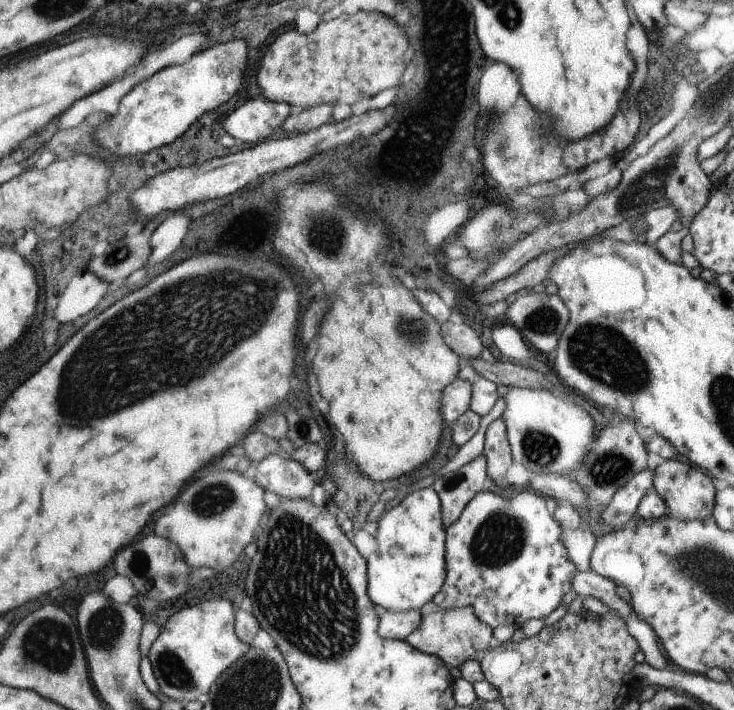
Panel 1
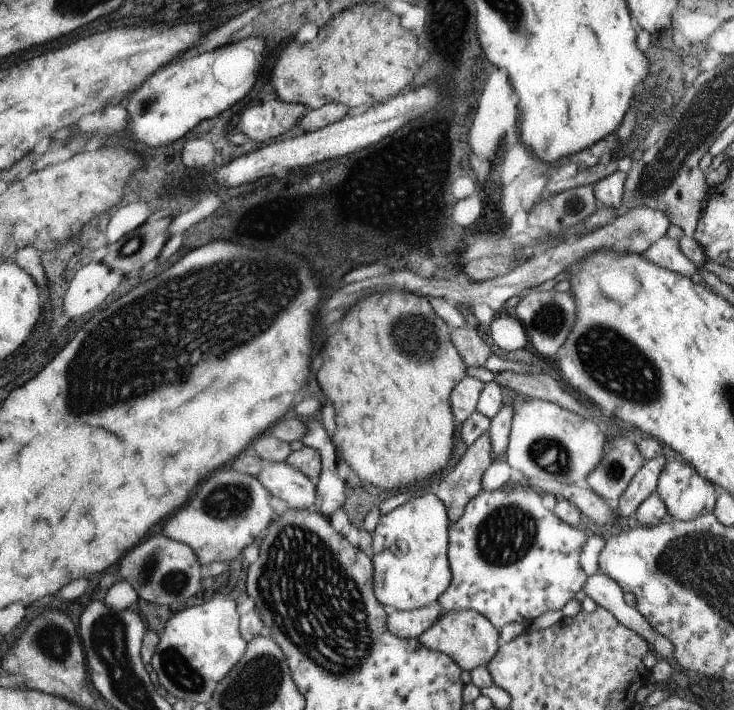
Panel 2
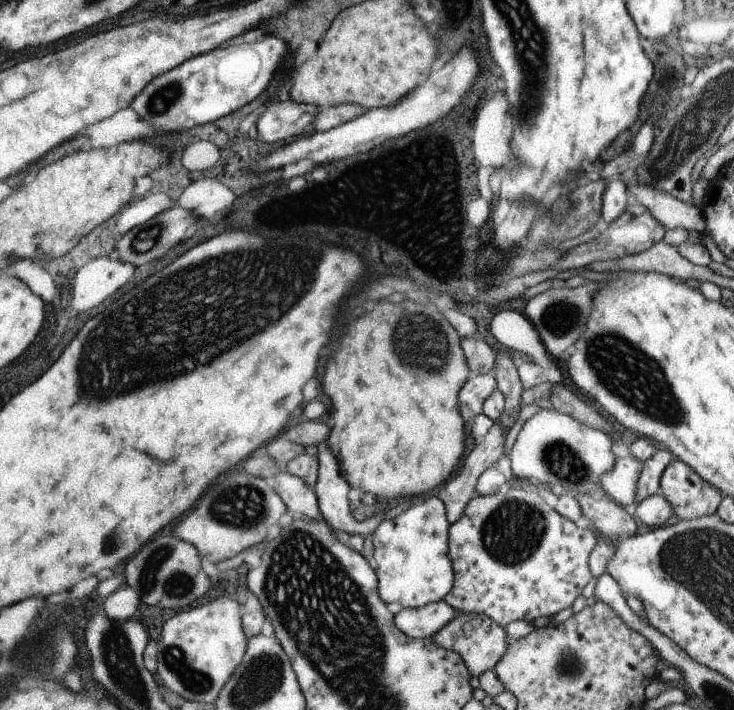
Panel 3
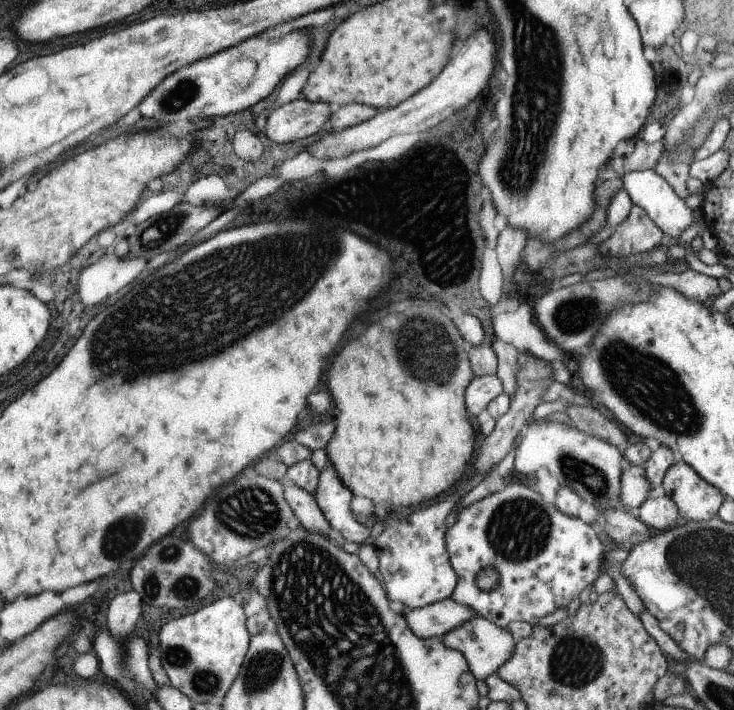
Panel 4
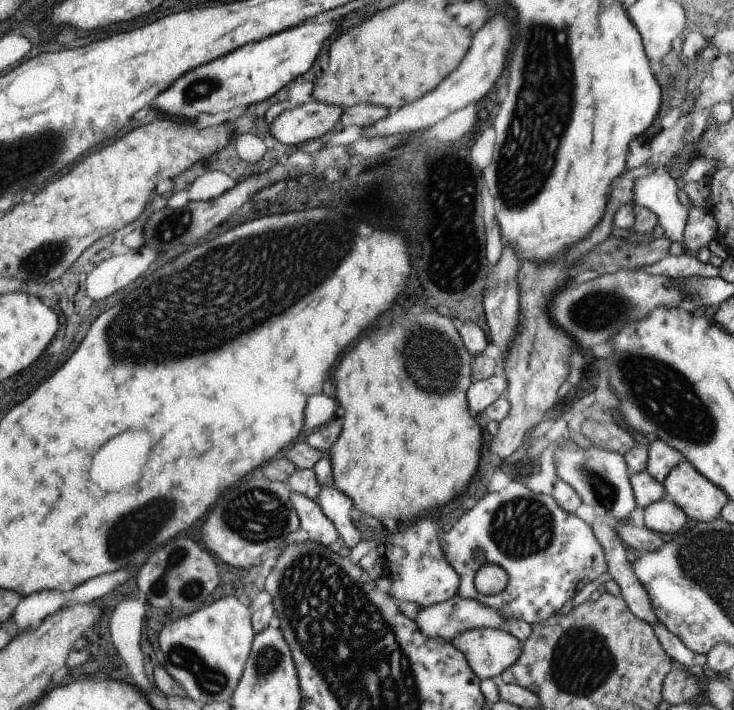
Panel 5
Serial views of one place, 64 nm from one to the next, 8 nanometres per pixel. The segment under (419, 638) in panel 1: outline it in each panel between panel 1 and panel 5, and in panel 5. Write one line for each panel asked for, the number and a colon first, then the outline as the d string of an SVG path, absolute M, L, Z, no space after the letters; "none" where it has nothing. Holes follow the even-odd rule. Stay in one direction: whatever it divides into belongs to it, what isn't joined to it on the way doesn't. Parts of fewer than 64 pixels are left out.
2: M451 610L451 612L443 612L435 622L431 622L431 626L427 630L423 630L415 640L433 652L441 652L445 656L449 656L461 670L471 672L473 668L481 668L485 666L493 654L497 654L499 650L499 638L497 638L497 628L487 622L487 618L483 618L479 612L475 610Z
3: M455 614L455 618L449 620L441 630L437 630L429 640L435 642L437 648L459 654L467 672L473 676L479 676L485 670L491 670L501 660L501 656L505 654L505 648L507 648L503 628L481 614Z
4: M473 614L471 620L467 620L467 622L455 626L453 630L449 630L449 632L441 638L441 642L443 642L449 650L457 650L457 652L463 654L463 658L465 658L465 662L467 662L471 674L473 674L477 680L487 680L489 676L497 674L497 670L511 658L513 648L515 648L509 630L505 630L505 628L497 626L497 624L493 624L491 620L487 620L487 618L483 618L483 616L475 616L475 614Z
5: M473 628L457 634L451 644L465 656L479 680L499 680L499 674L521 654L521 642L507 628Z

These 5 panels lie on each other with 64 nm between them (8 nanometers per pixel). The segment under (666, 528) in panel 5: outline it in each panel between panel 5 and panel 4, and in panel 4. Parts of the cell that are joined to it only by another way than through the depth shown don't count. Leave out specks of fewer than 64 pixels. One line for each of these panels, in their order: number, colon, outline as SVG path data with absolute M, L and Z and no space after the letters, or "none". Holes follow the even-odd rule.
4: M661 494L657 498L647 498L639 506L637 520L641 520L645 526L651 526L655 530L667 530L681 522L679 514L677 514L677 506L665 494Z

